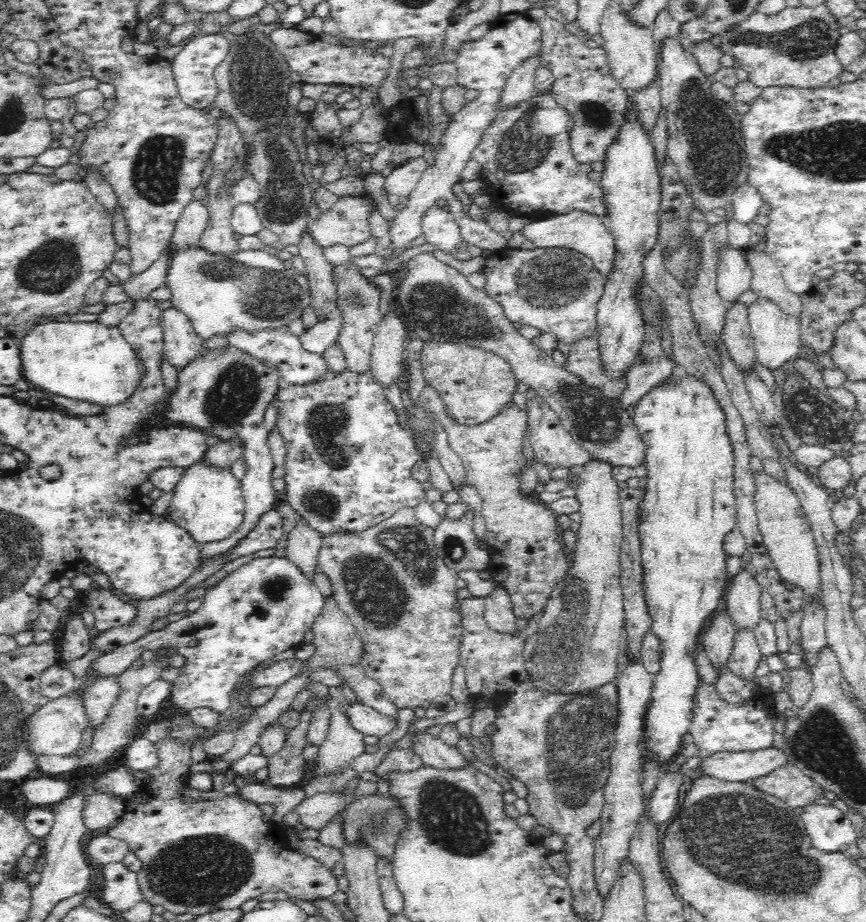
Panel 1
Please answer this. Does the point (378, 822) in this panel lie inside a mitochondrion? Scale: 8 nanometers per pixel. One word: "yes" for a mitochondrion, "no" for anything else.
yes

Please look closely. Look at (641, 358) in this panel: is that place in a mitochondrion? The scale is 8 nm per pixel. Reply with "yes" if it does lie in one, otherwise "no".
no

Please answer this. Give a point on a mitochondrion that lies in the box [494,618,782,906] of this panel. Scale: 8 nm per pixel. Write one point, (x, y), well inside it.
(574, 737)

